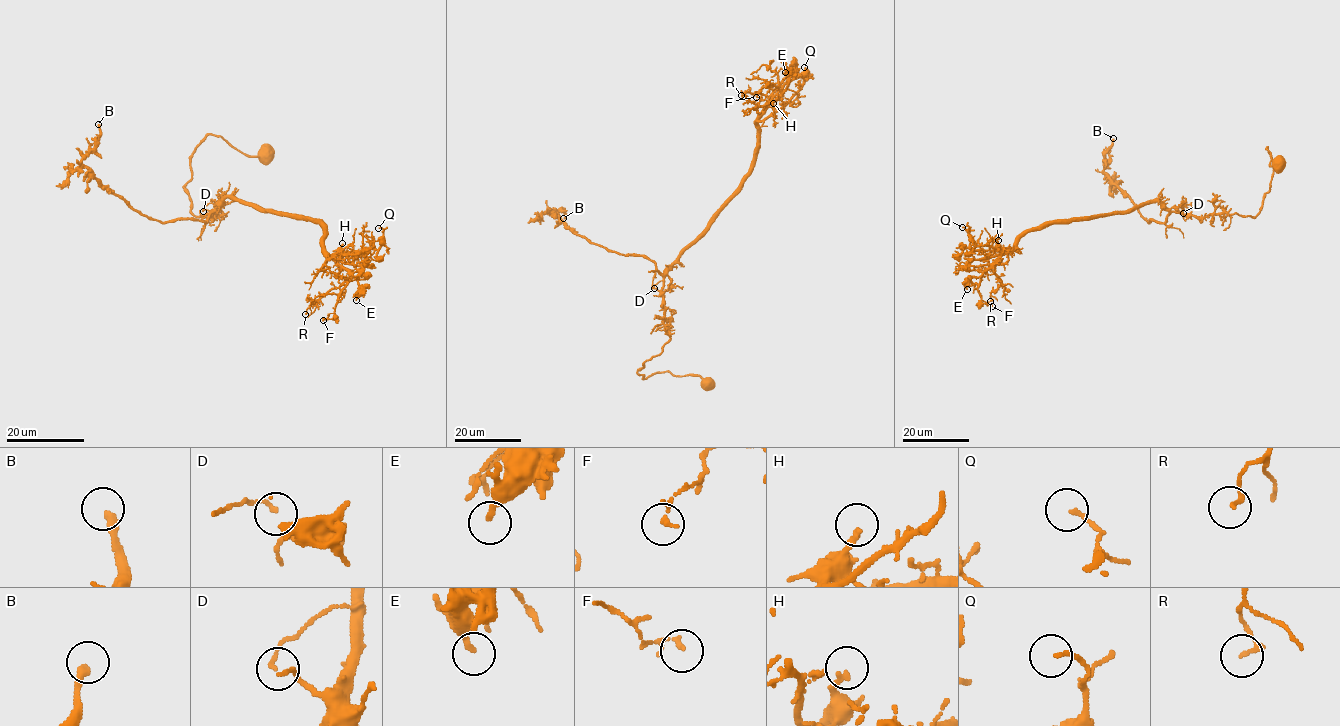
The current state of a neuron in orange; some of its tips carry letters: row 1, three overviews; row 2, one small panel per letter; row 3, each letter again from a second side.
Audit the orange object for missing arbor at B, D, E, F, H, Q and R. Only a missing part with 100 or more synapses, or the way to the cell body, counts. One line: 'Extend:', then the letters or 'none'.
Extend: none

